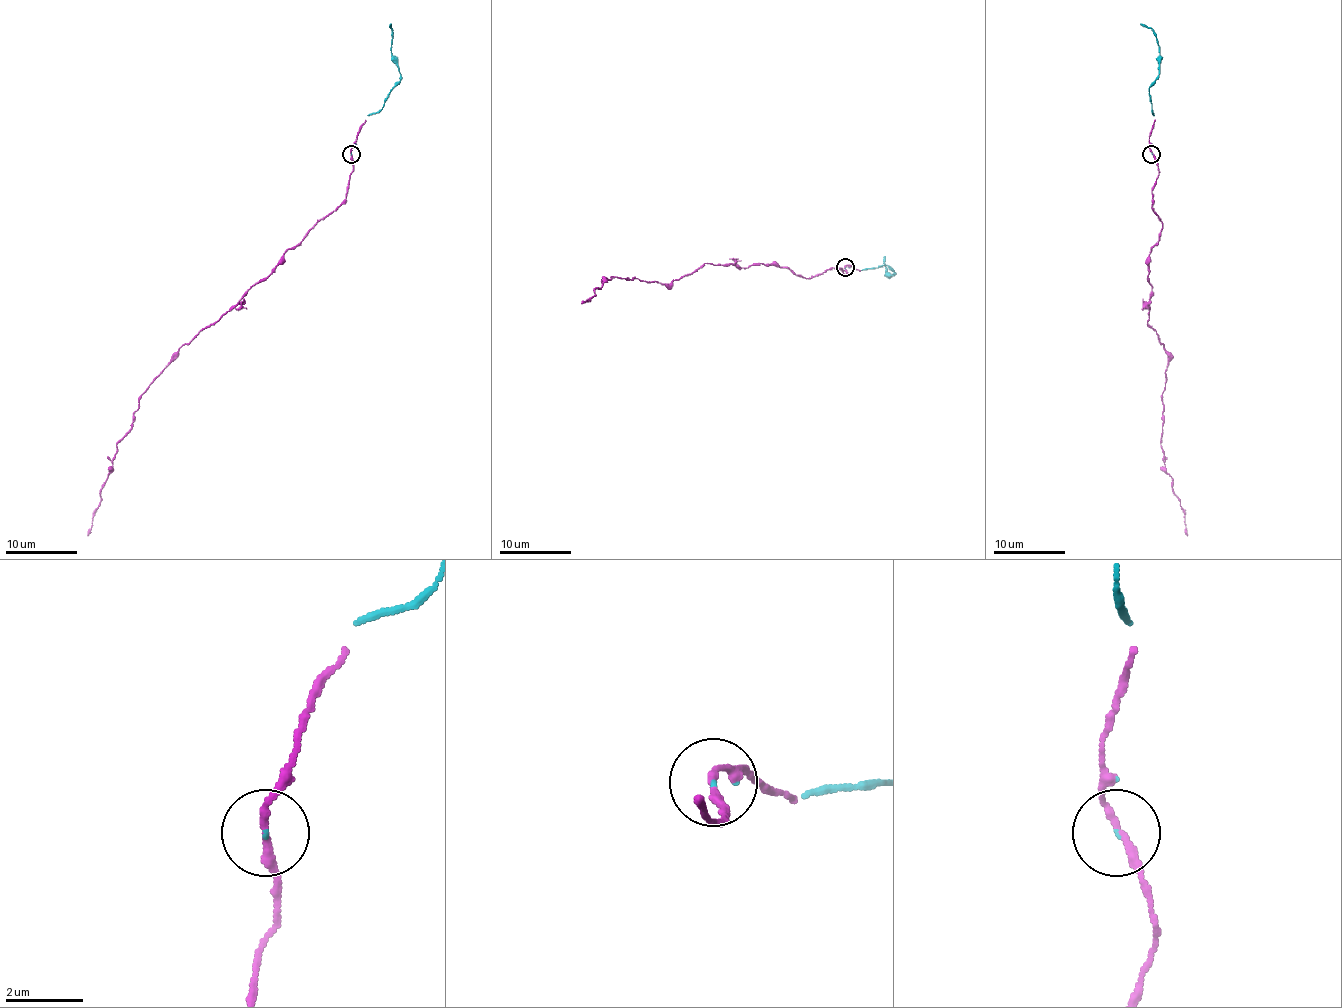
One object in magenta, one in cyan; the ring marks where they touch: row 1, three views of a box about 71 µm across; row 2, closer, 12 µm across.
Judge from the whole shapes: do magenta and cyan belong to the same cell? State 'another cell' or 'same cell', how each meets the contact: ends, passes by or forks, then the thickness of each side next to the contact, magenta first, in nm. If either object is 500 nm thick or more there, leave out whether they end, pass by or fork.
same cell; magenta passes by; cyan ends; calibres 190 and 50 nm

